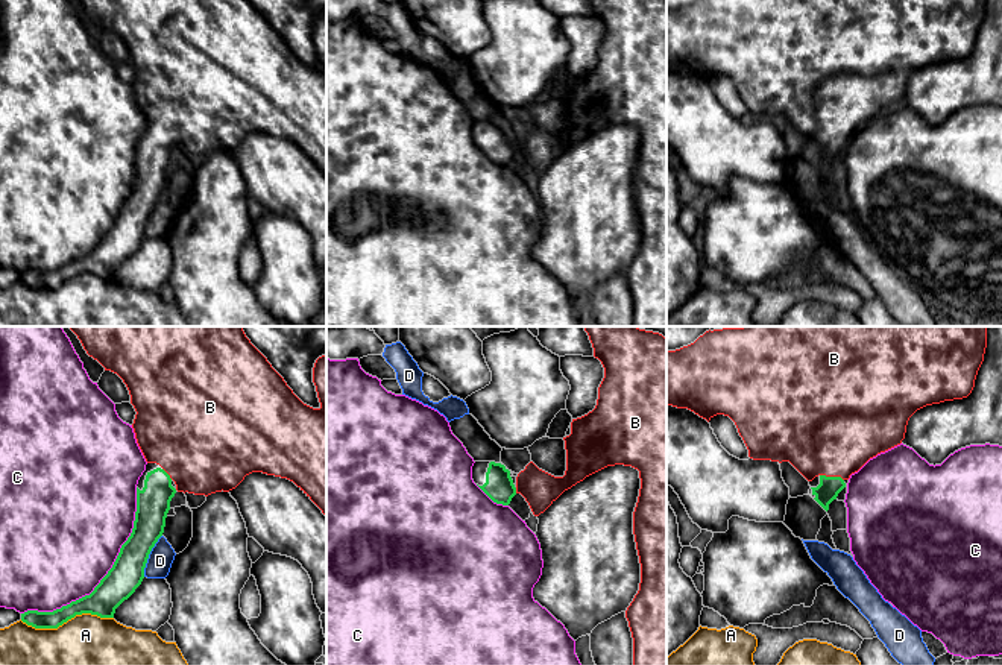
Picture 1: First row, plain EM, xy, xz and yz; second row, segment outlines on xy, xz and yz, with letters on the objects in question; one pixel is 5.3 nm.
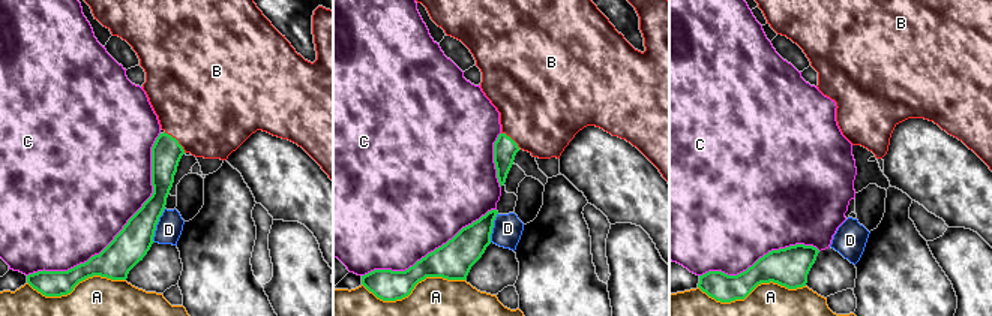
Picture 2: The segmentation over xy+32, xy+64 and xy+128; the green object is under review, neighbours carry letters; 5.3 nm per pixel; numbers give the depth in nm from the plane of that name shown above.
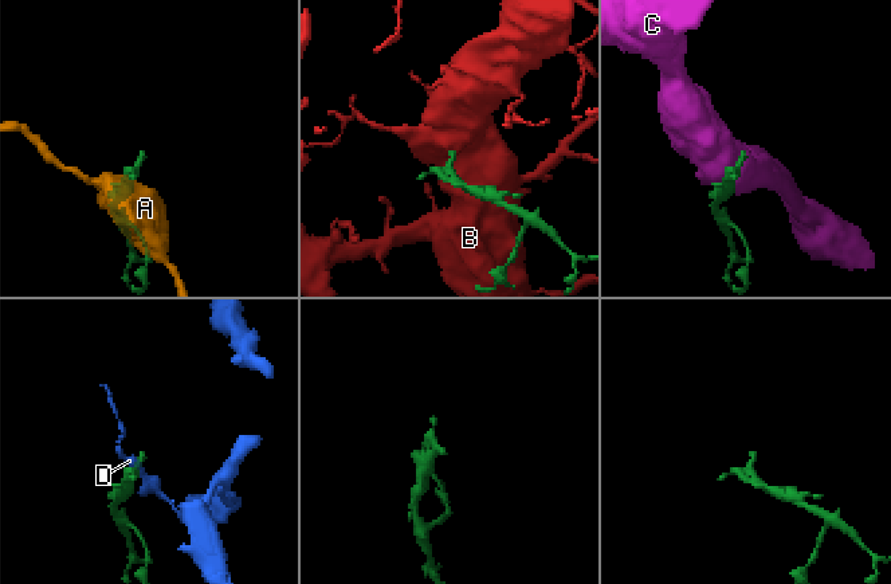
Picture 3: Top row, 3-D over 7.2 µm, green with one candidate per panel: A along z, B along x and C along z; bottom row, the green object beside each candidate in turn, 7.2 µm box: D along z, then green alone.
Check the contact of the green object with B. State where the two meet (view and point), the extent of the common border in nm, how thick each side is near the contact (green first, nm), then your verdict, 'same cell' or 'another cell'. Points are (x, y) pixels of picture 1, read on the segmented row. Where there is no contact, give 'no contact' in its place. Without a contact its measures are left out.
contact yz (832, 477); length 130 nm; calibres 120 and 480 nm; same cell

